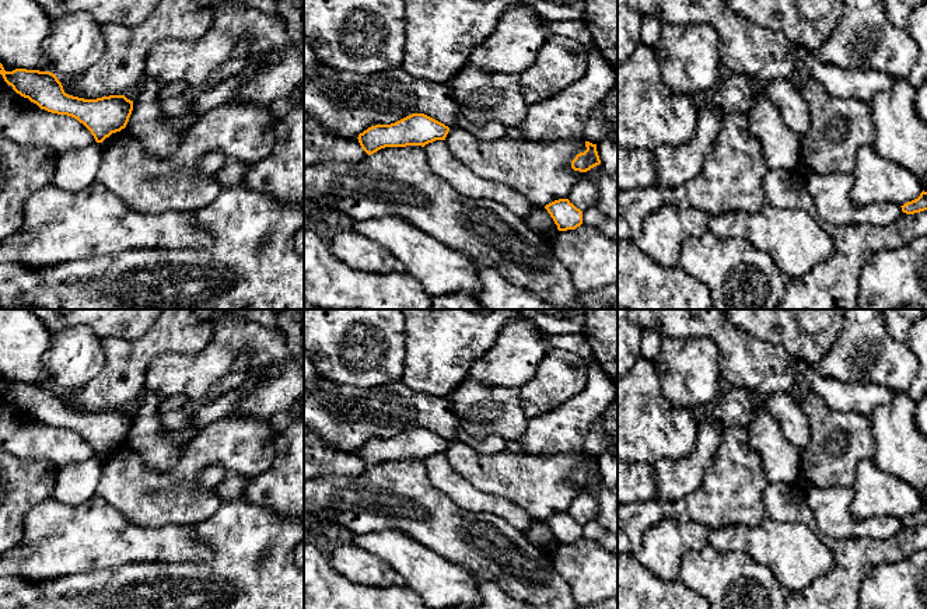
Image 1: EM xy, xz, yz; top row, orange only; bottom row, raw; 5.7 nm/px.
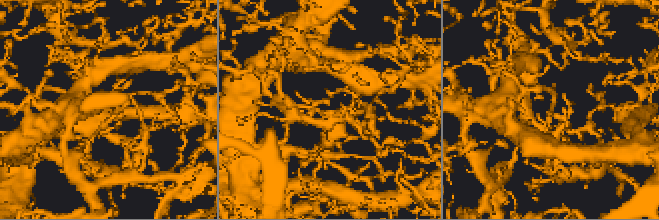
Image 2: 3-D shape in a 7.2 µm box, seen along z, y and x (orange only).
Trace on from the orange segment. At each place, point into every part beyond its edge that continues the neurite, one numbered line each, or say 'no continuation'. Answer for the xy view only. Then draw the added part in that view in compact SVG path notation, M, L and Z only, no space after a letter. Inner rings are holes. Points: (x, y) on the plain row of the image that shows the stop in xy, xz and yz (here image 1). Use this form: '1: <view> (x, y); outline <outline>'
no continuation

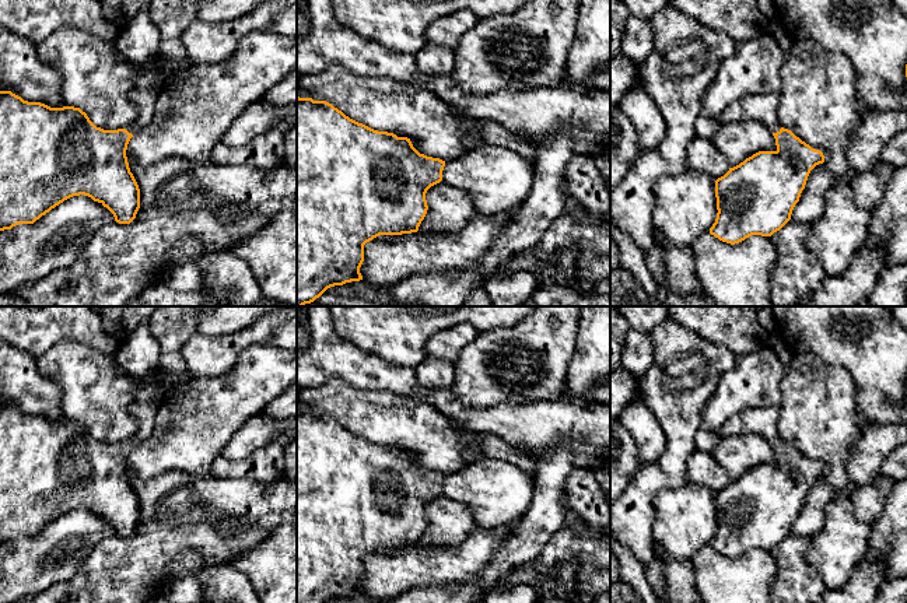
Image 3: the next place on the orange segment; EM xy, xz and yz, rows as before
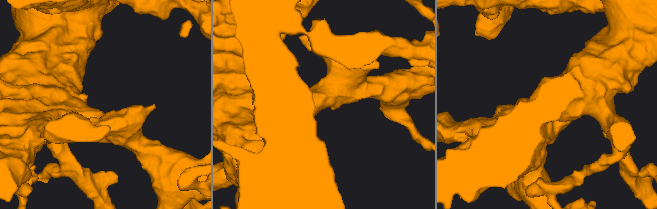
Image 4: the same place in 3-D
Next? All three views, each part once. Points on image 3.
1: yz (762, 420); outline M780 407L746 409L731 417L717 432L721 438L757 434L766 438L771 446L777 446L781 442L777 432L778 417Z

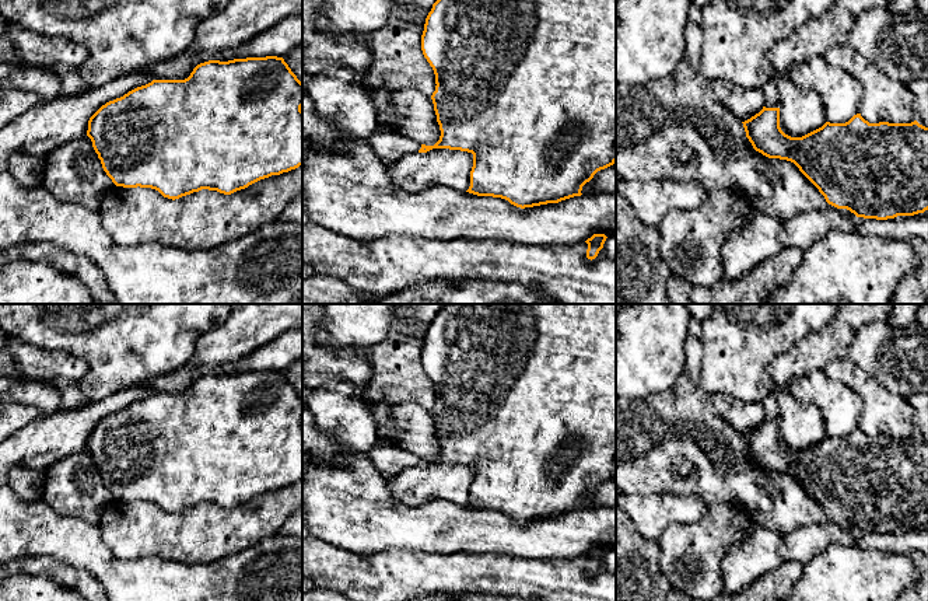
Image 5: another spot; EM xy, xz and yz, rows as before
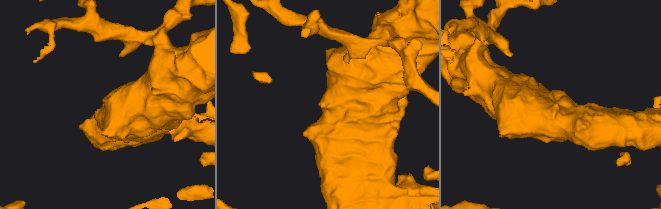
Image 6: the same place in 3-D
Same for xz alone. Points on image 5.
1: xz (388, 460); outline M377 444L368 455L385 479L391 479L402 469L417 467L421 462L419 455L398 445Z

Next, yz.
1: yz (771, 409); outline M775 389L771 391L763 401L763 408L764 408L764 420L766 422L780 422L780 408L777 405L777 395Z

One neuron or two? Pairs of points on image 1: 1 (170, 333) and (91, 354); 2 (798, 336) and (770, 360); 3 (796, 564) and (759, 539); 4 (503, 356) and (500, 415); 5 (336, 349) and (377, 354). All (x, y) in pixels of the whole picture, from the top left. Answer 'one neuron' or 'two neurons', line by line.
1: two neurons
2: two neurons
3: one neuron
4: two neurons
5: one neuron

